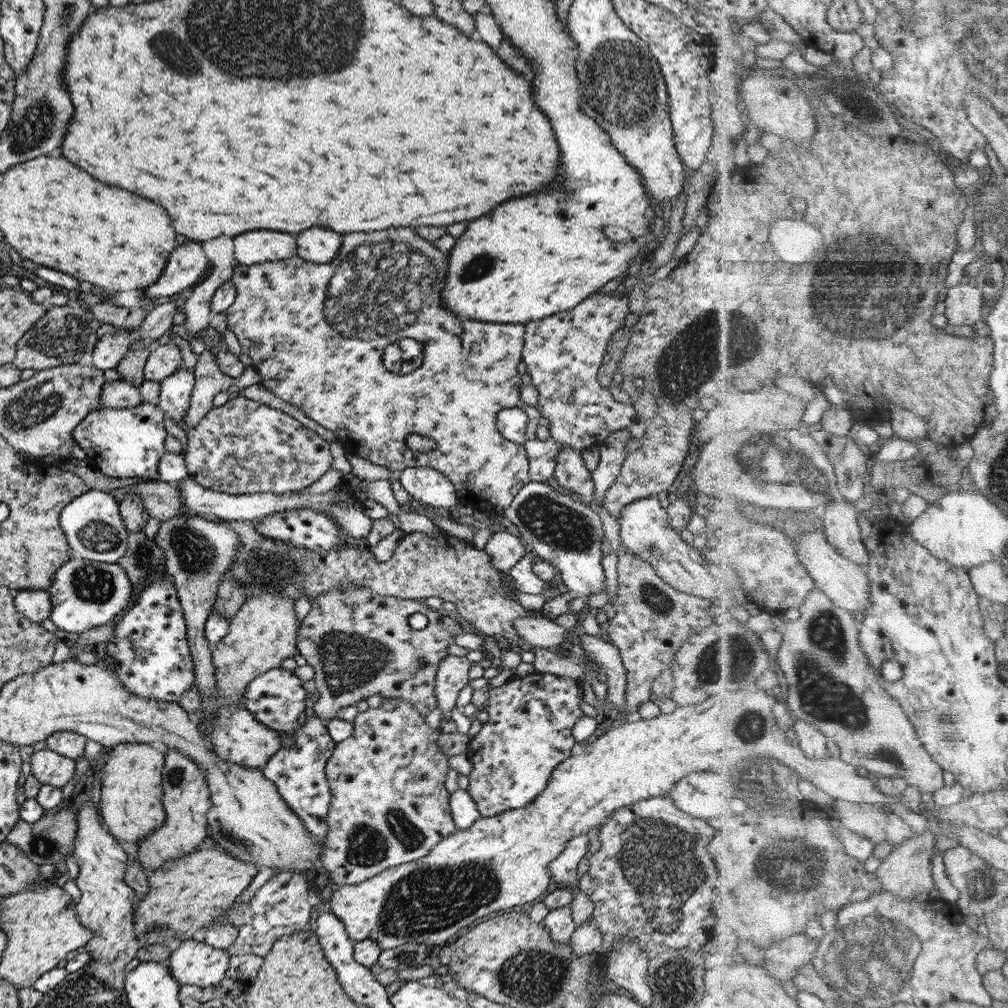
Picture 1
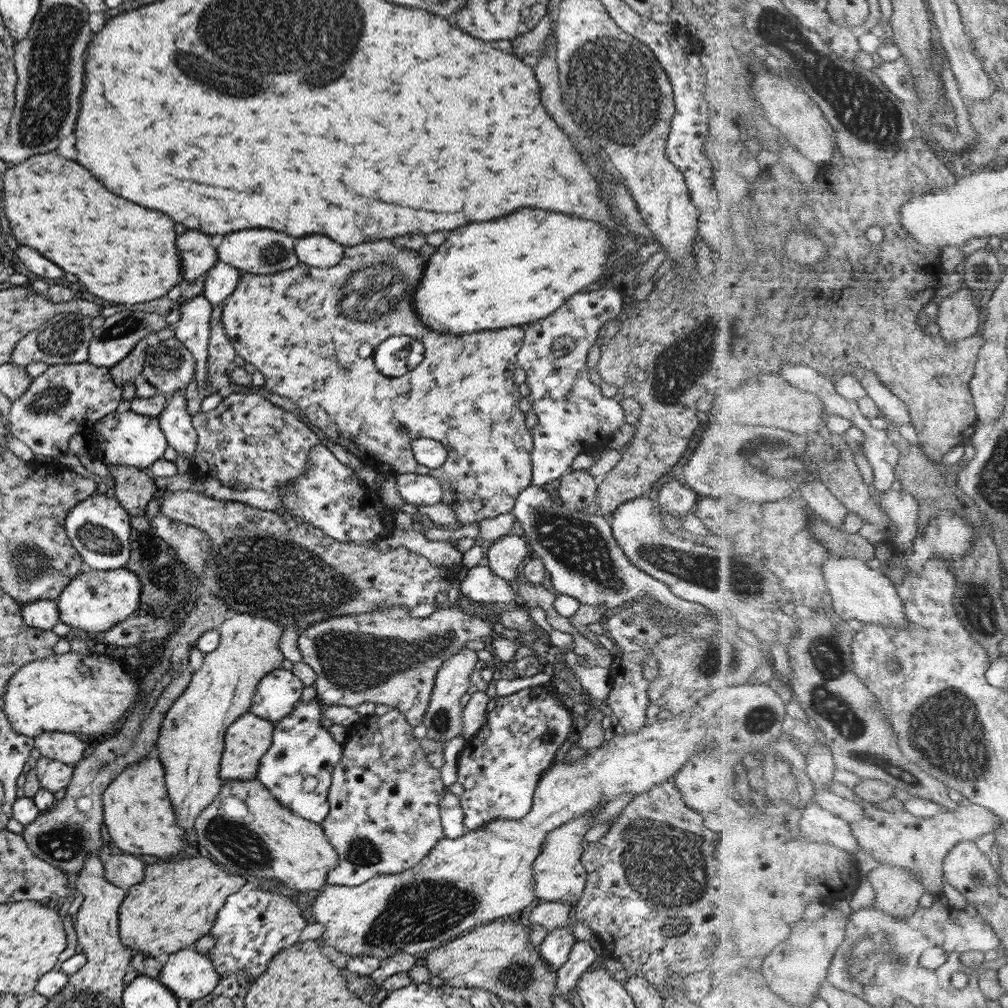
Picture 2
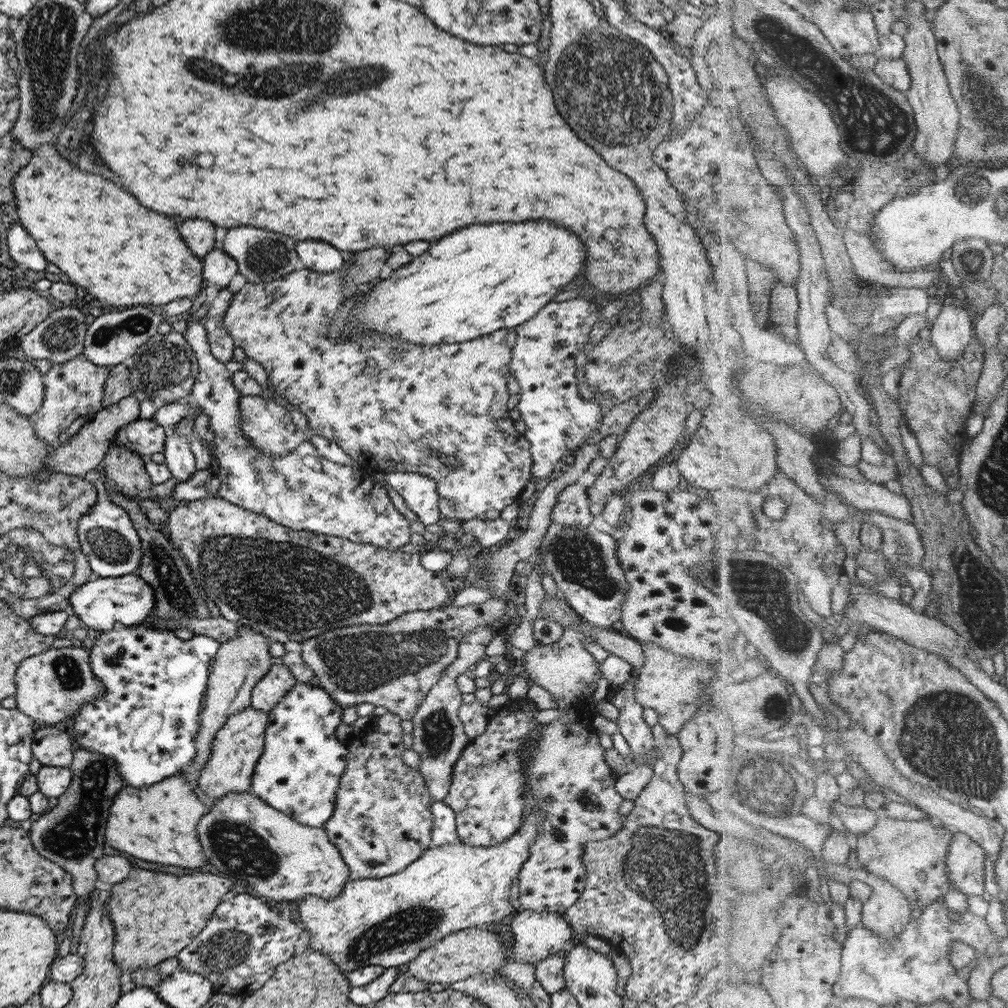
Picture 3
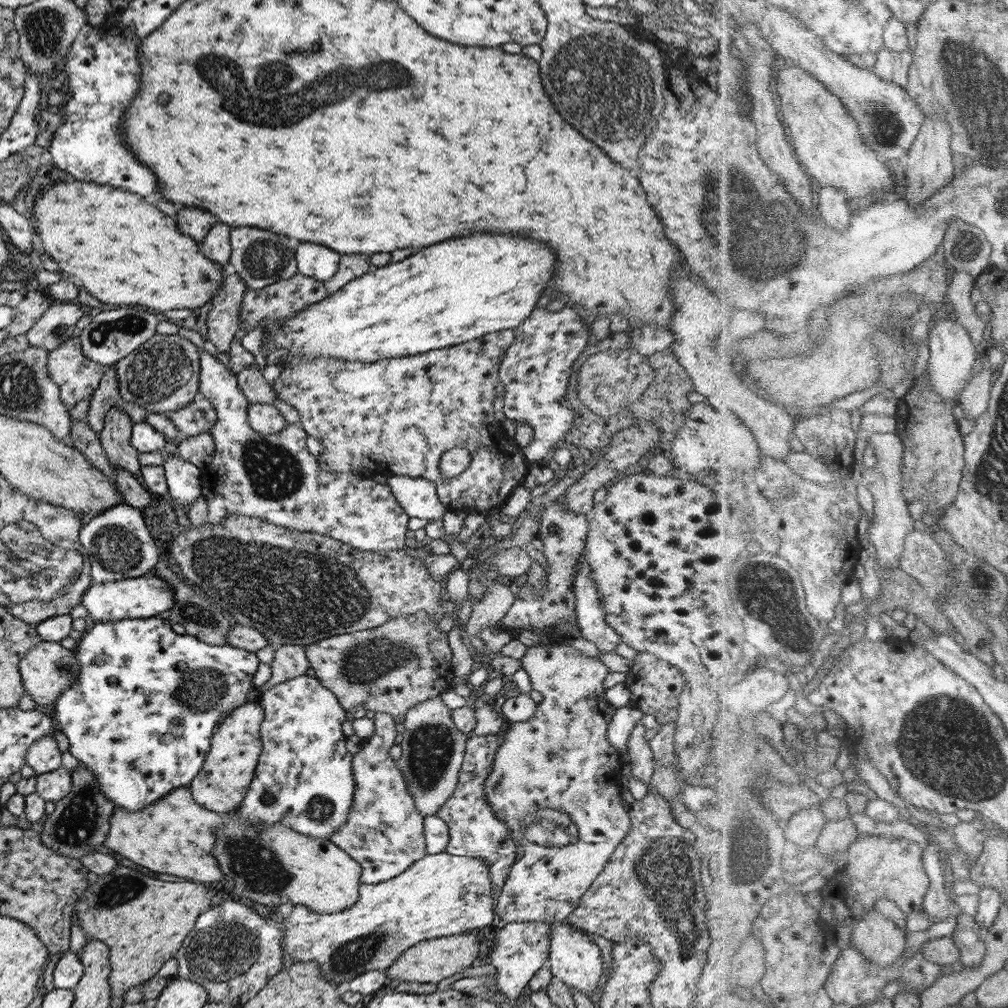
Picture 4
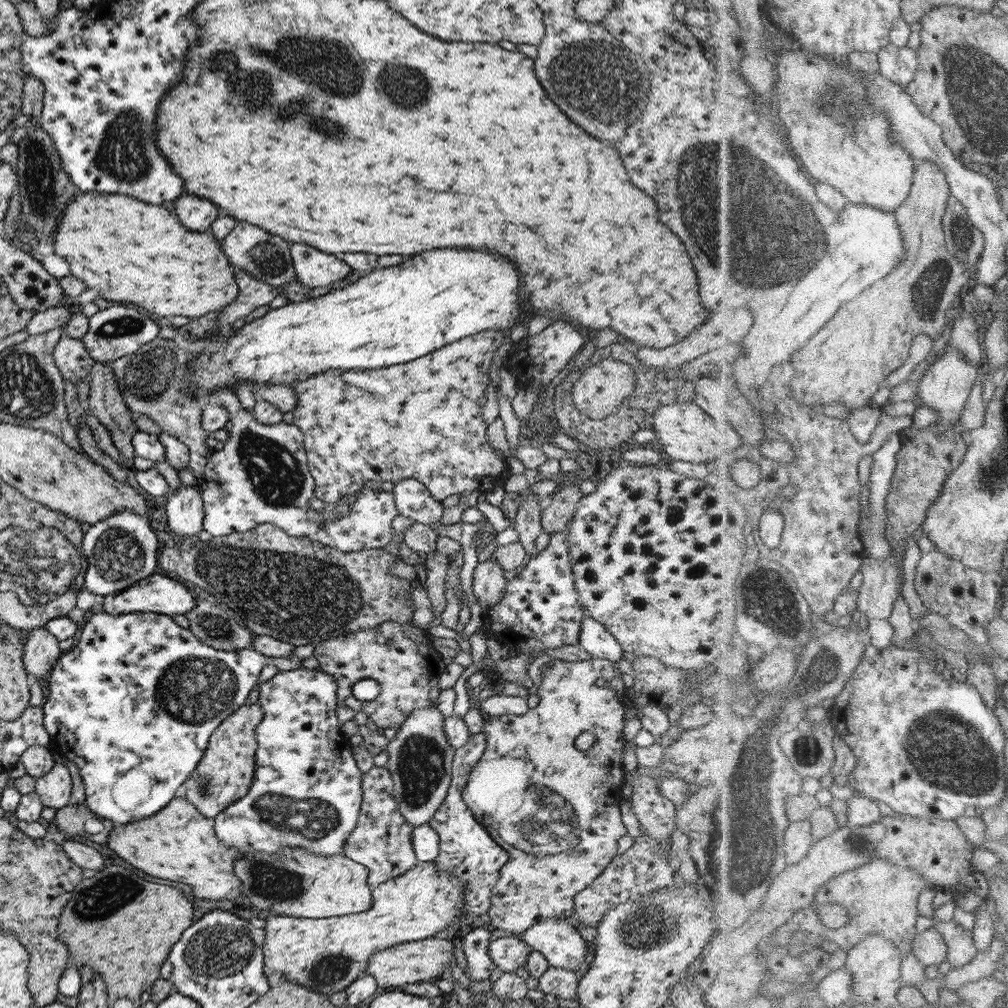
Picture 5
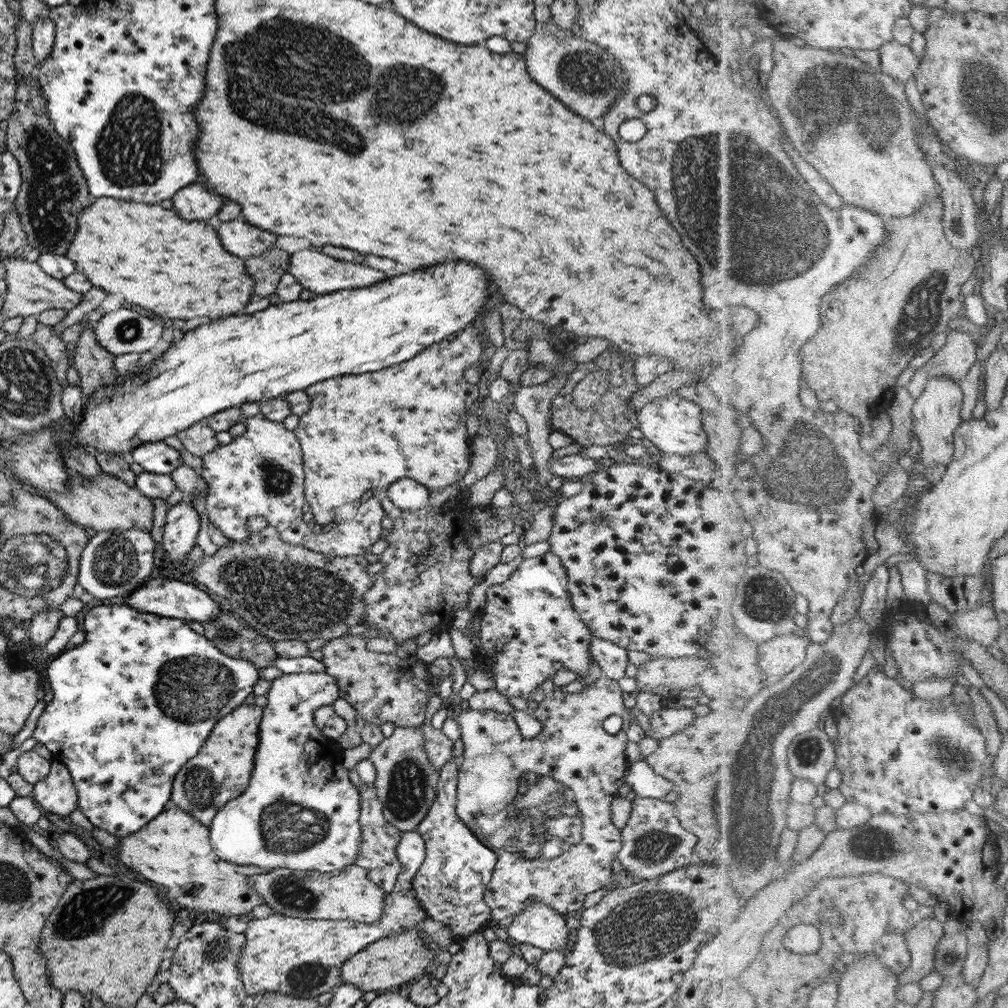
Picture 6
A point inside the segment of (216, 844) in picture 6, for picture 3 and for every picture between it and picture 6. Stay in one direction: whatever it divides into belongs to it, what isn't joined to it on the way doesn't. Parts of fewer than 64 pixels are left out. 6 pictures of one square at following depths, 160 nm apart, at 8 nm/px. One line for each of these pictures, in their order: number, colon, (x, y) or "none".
3: (297, 773)
4: (303, 781)
5: (305, 793)

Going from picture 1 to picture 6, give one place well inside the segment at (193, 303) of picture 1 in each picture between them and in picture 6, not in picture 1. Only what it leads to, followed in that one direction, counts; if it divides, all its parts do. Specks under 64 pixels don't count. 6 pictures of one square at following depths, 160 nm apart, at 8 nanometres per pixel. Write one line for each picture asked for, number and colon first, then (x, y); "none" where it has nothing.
2: (192, 328)
3: (301, 490)
4: (272, 477)
5: (259, 475)
6: (260, 473)

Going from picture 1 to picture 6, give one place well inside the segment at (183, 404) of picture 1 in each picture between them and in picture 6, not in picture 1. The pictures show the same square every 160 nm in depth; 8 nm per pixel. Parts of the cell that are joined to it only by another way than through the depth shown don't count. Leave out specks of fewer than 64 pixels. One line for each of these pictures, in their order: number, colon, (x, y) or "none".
2: (175, 423)
3: (179, 461)
4: (182, 479)
5: (184, 512)
6: (181, 523)

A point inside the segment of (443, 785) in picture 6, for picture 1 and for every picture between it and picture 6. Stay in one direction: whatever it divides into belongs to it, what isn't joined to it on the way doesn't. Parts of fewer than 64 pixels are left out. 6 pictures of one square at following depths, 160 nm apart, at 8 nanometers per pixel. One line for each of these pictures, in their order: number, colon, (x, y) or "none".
1: (527, 734)
2: (499, 767)
3: (484, 794)
4: (473, 831)
5: (464, 850)

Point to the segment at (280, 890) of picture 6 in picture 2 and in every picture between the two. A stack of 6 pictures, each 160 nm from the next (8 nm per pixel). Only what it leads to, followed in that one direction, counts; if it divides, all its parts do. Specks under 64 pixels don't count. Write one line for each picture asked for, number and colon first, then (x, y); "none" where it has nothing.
2: (247, 833)
3: (280, 859)
4: (271, 865)
5: (296, 882)

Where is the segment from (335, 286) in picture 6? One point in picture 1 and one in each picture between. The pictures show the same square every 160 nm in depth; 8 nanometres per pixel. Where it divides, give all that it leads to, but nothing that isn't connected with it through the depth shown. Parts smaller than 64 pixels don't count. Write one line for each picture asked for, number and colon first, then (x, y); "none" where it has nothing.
1: (317, 245)
2: (319, 251)
3: (312, 254)
4: (312, 260)
5: (312, 267)

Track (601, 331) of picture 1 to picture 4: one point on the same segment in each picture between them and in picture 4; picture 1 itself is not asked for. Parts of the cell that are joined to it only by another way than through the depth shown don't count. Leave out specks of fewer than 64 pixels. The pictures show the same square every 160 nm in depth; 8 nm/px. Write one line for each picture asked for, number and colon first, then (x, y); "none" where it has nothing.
2: (573, 416)
3: (542, 361)
4: (535, 370)

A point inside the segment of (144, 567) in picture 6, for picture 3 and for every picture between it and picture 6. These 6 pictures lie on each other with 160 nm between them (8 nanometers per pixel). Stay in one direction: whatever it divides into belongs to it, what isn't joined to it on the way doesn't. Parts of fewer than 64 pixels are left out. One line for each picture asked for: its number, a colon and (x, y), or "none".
3: (105, 533)
4: (116, 543)
5: (121, 549)

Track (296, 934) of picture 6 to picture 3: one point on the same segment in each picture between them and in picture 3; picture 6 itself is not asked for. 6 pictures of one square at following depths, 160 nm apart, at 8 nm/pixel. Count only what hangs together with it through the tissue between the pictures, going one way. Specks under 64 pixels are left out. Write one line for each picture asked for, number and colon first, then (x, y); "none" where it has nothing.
3: (388, 921)
4: (441, 894)
5: (326, 954)

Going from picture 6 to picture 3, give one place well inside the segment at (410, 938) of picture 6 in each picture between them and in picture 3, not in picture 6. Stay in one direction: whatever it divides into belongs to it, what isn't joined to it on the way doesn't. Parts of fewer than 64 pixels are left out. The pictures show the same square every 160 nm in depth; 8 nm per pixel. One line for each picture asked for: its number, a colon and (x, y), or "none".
3: (467, 952)
4: (429, 961)
5: (425, 960)

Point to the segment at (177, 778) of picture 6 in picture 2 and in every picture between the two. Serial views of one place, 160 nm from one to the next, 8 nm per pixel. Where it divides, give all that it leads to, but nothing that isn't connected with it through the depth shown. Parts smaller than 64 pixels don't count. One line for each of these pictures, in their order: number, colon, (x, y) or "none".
2: (245, 740)
3: (238, 744)
4: (220, 785)
5: (224, 773)

